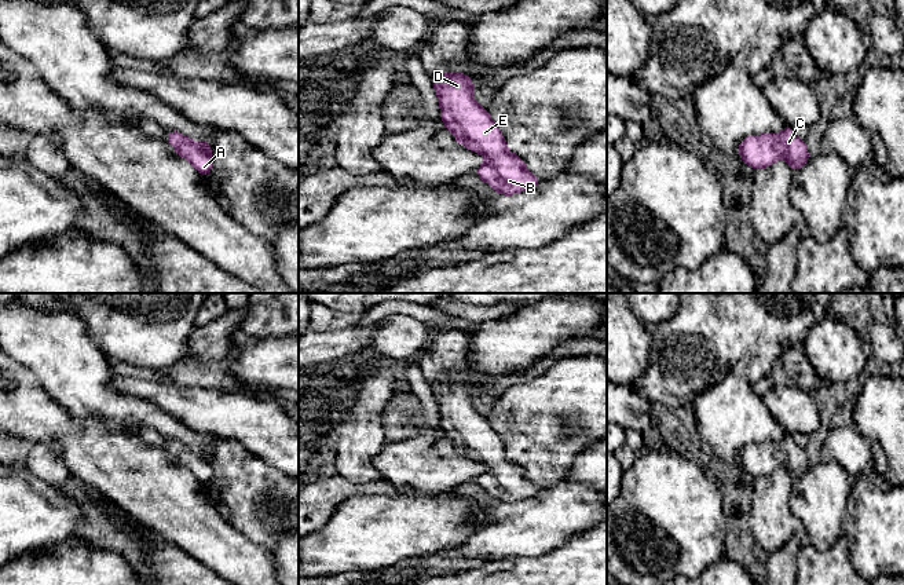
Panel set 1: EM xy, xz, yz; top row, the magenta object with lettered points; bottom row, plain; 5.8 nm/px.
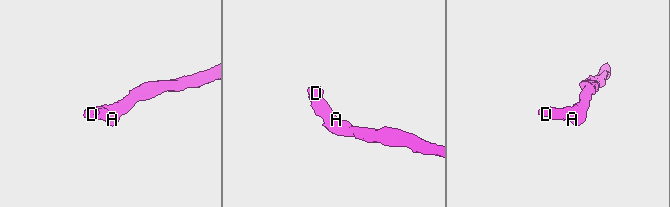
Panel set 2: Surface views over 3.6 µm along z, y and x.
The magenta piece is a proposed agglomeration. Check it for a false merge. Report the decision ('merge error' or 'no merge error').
no merge error

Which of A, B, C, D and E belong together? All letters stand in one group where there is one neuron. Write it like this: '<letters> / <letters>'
A B C D E

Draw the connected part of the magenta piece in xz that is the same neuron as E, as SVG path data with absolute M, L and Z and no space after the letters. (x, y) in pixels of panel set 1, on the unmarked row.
M438 379L431 383L444 435L468 458L487 468L475 478L498 502L515 504L537 496L542 487L526 478L523 467L506 457L506 449L487 417L472 406L475 388L465 381Z

